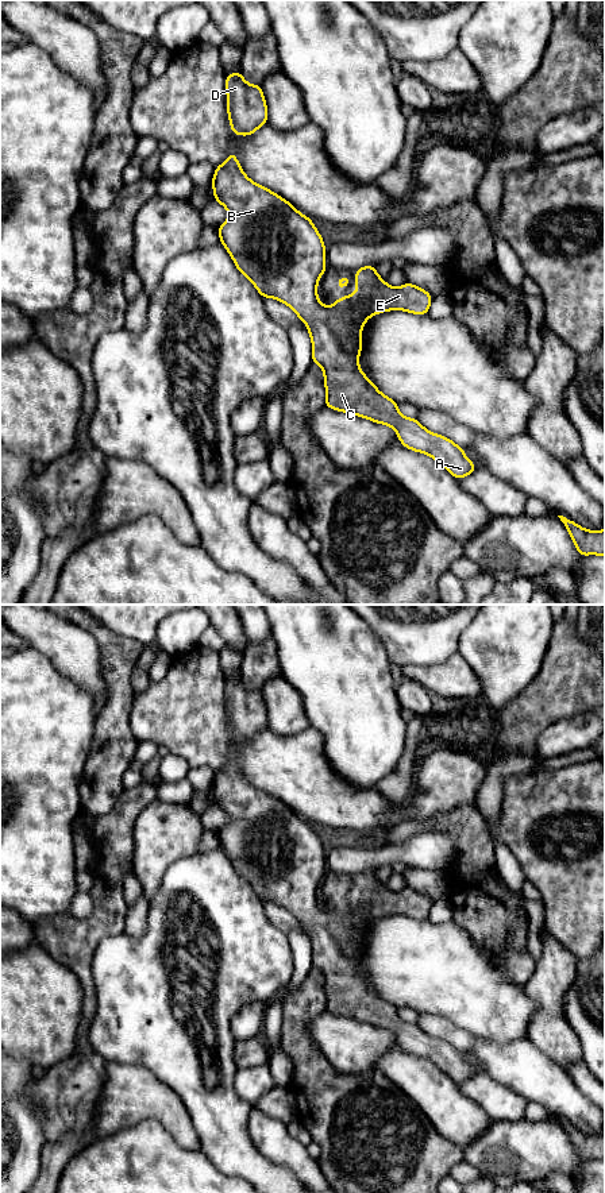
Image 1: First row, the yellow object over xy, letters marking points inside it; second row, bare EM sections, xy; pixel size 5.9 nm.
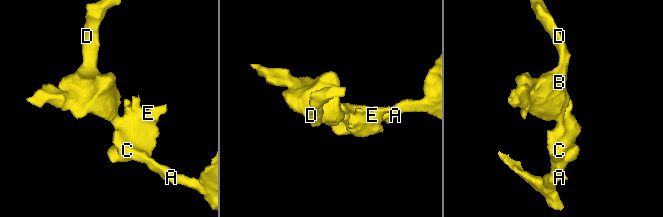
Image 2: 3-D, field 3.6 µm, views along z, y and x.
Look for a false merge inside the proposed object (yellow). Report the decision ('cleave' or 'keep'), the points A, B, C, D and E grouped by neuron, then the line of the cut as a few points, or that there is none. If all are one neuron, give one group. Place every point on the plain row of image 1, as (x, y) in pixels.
keep; A B C D E; no cut

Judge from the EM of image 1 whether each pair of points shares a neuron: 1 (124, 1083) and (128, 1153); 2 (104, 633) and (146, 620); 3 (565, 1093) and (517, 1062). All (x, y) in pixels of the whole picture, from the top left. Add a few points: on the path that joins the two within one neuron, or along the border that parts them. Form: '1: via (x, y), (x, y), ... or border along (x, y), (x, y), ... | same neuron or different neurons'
1: border along (158, 1122), (141, 1120), (97, 1139) | different neurons
2: border along (95, 618), (118, 634), (142, 643) | different neurons
3: via (553, 1088), (530, 1073) | same neuron

